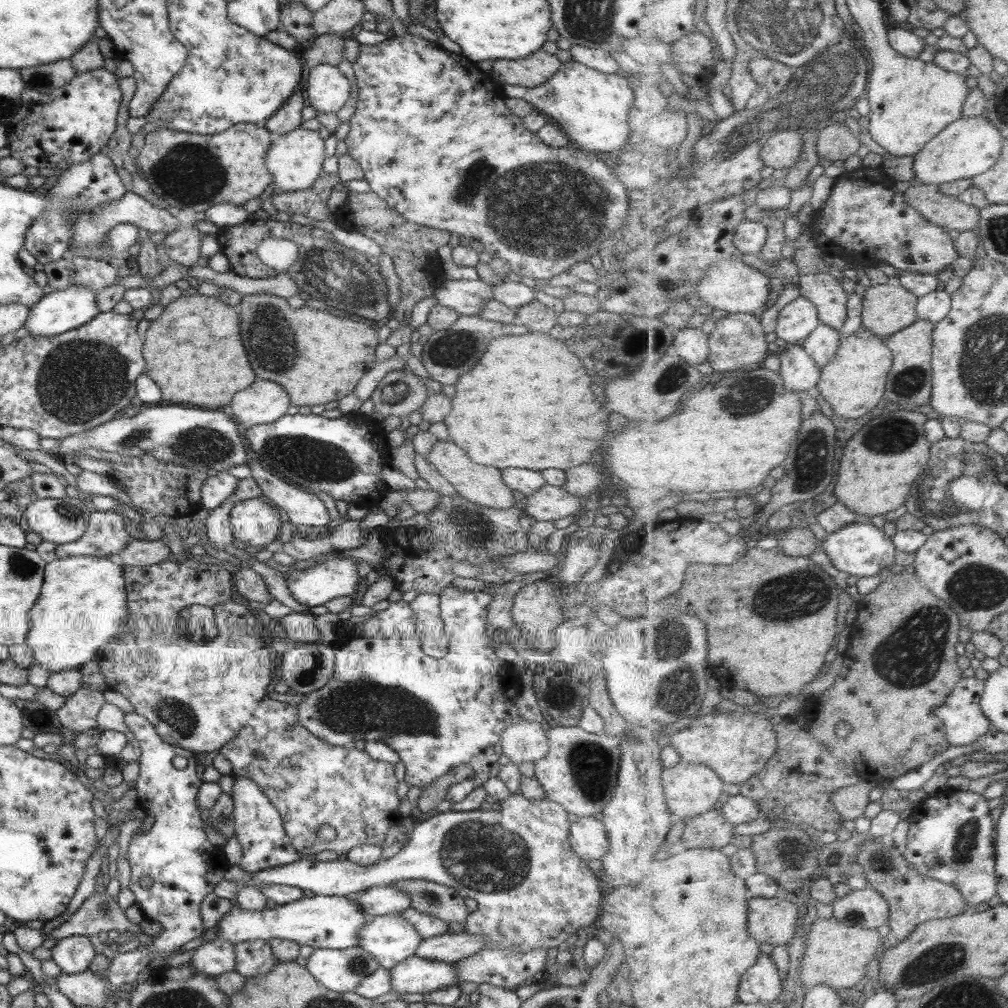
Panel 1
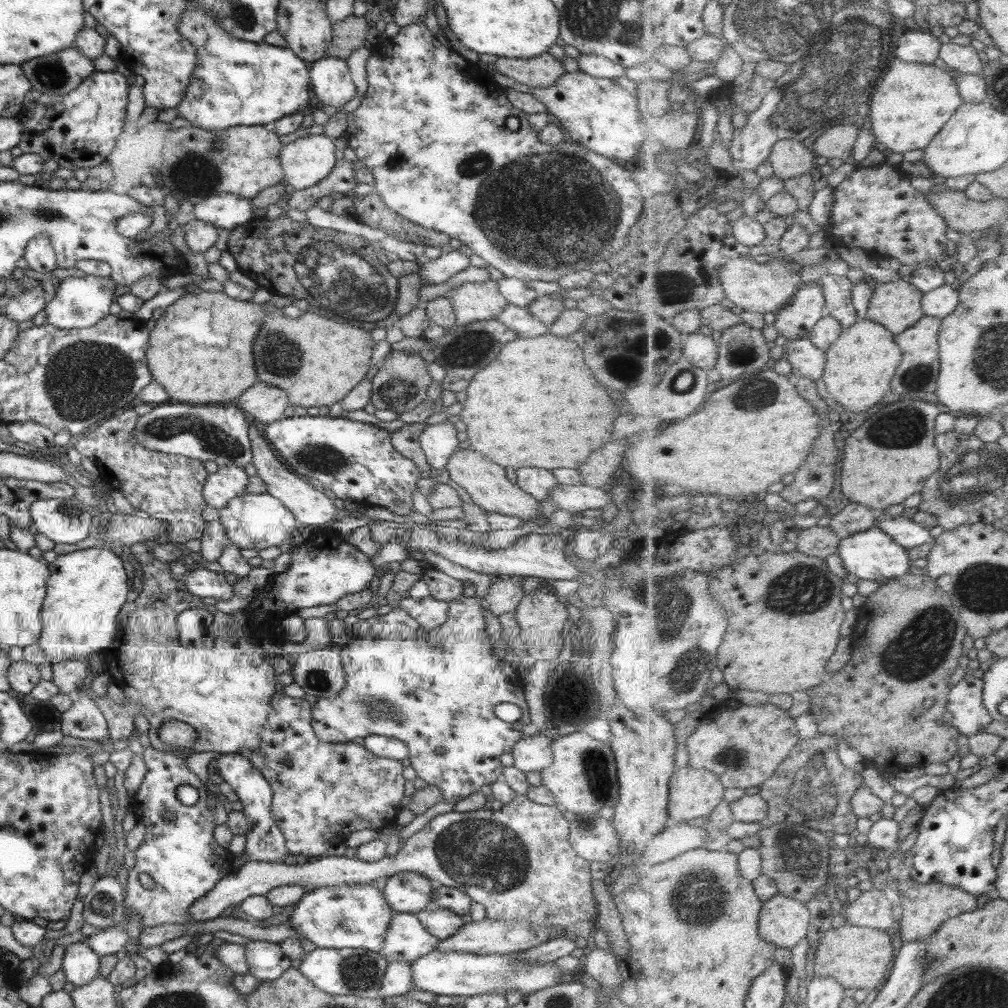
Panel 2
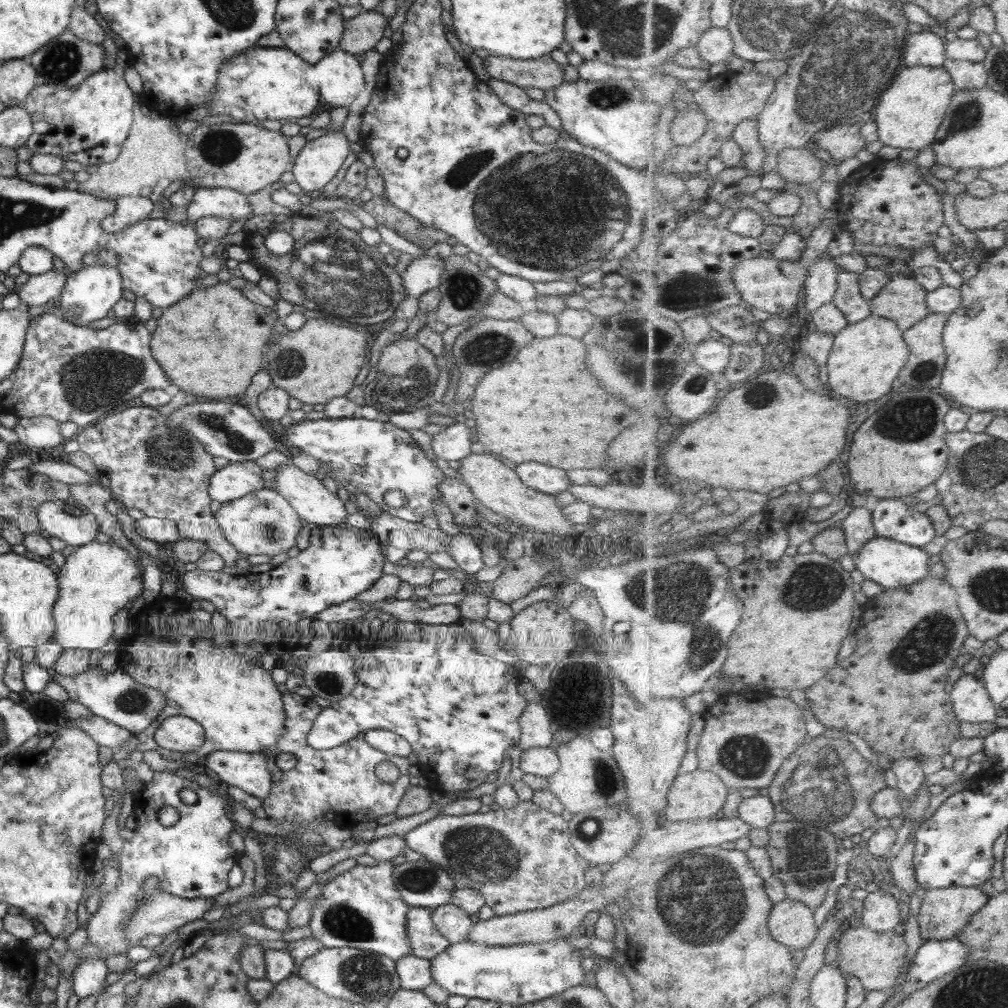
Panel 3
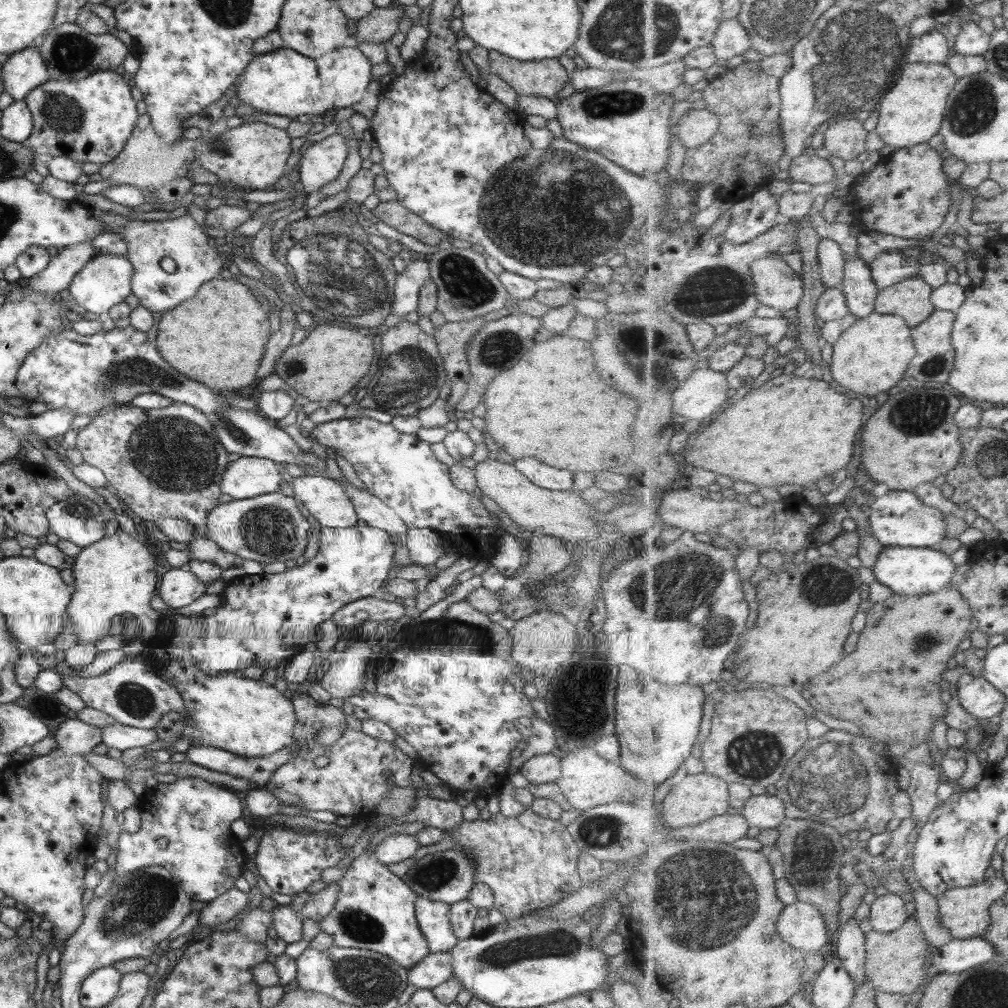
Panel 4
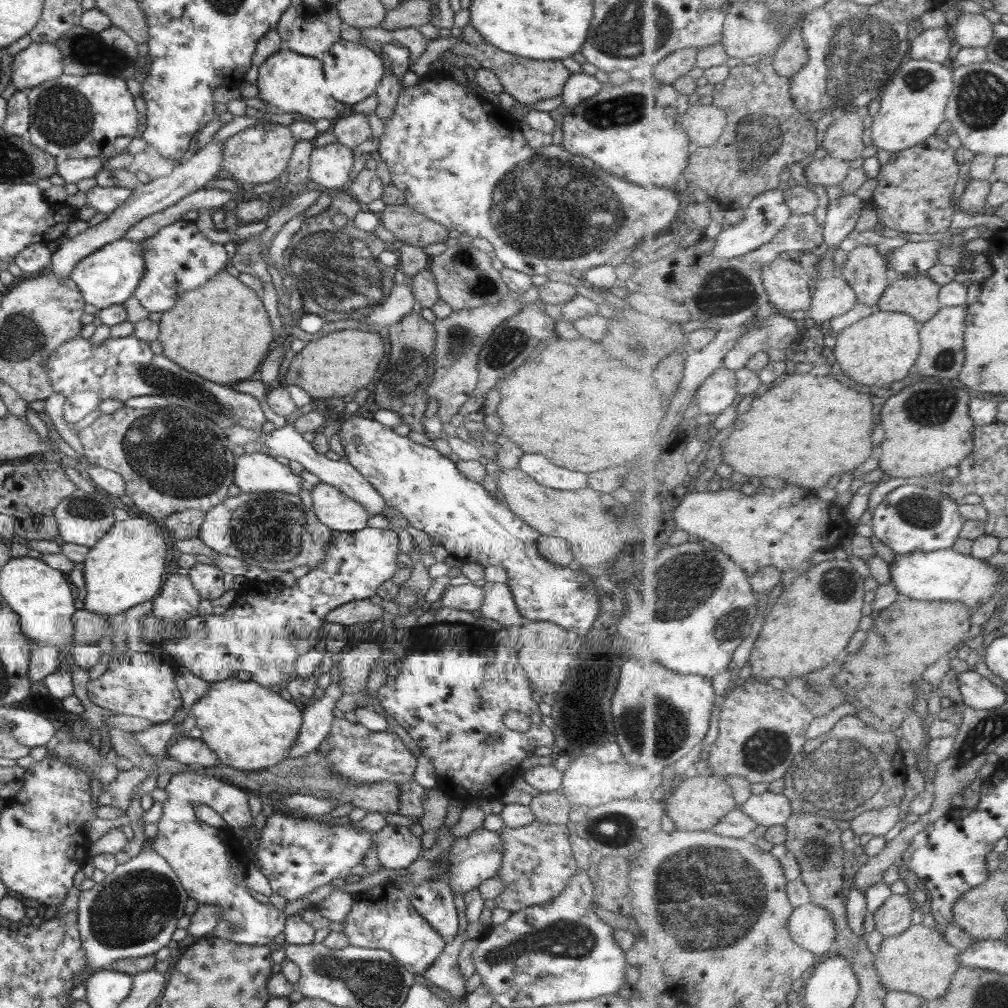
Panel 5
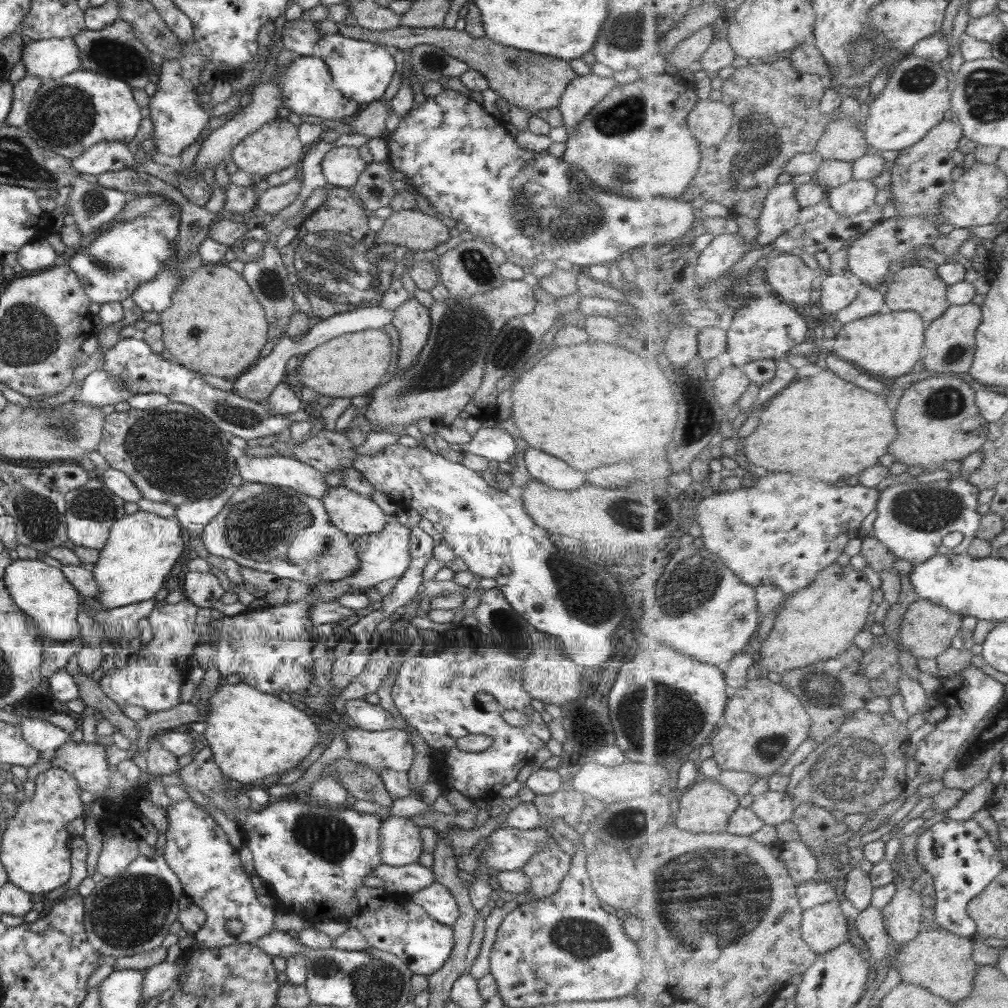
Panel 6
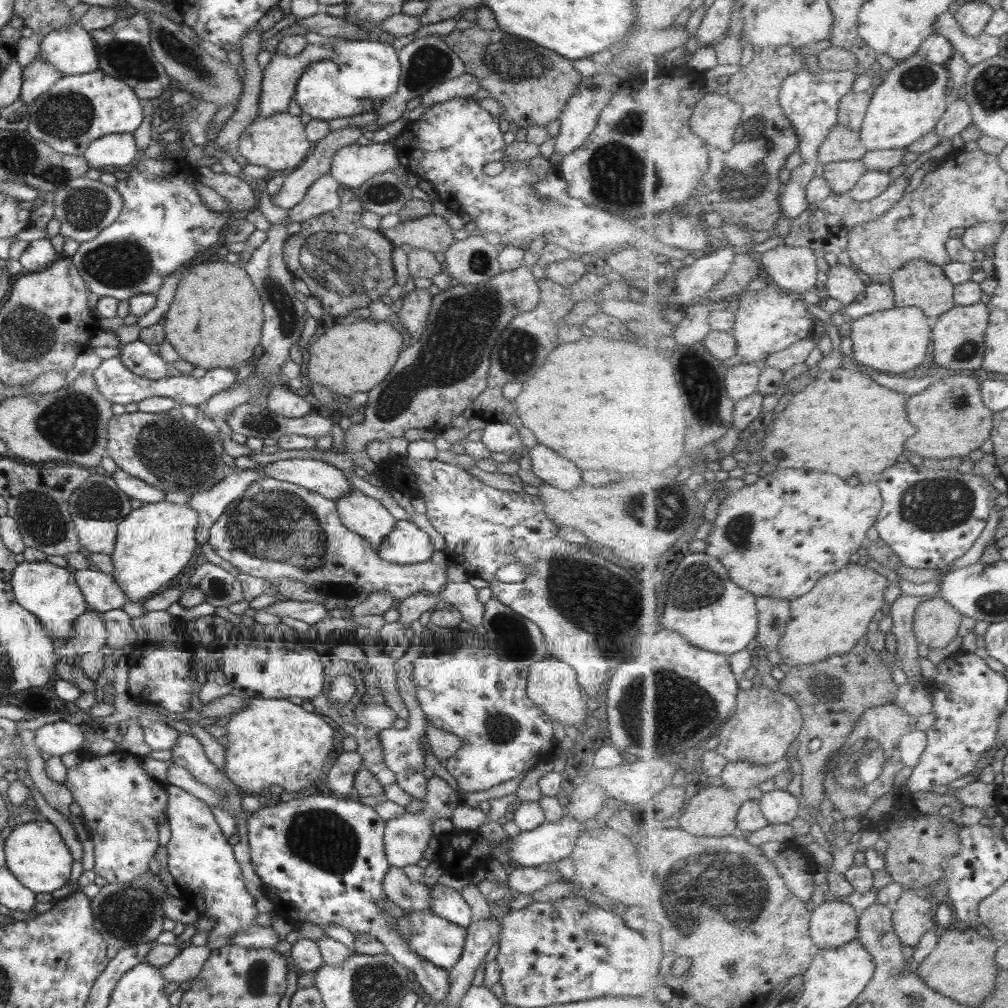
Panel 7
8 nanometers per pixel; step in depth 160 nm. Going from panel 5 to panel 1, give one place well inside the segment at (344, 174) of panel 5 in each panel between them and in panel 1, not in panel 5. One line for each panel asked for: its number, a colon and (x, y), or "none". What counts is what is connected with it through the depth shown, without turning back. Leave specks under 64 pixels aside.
1: (293, 160)
2: (305, 161)
3: (316, 162)
4: (321, 161)

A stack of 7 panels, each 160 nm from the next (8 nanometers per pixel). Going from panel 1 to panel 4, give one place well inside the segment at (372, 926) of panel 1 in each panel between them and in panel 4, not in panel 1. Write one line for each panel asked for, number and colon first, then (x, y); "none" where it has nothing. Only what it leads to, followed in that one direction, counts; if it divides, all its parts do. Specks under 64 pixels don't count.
2: (405, 940)
3: (424, 941)
4: (431, 915)

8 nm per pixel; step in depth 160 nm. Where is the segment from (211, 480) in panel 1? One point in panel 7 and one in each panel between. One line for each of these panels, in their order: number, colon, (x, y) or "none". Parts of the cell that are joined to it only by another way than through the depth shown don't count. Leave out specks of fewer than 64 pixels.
2: (228, 482)
3: (235, 480)
4: (246, 477)
5: (256, 472)
6: (278, 471)
7: (314, 475)

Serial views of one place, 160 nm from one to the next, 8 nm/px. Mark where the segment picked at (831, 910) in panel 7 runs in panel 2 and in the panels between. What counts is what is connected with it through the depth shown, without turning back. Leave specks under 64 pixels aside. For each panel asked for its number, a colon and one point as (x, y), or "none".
2: (785, 921)
3: (791, 923)
4: (802, 925)
5: (813, 927)
6: (825, 927)

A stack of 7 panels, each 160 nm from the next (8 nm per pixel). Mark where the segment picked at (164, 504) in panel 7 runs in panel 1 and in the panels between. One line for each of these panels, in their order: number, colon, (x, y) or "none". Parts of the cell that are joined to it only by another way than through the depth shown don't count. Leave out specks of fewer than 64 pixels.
1: (82, 602)
2: (85, 589)
3: (96, 580)
4: (114, 576)
5: (124, 568)
6: (140, 549)

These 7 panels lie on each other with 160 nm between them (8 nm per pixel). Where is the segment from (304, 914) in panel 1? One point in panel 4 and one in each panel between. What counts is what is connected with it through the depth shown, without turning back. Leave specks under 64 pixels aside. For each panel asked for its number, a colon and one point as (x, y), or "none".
2: (350, 916)
3: (361, 909)
4: (374, 910)

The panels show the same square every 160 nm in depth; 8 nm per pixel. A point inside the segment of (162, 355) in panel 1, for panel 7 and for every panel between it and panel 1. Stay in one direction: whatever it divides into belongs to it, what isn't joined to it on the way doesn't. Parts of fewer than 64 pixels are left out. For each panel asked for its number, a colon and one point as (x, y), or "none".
2: (202, 354)
3: (209, 344)
4: (217, 337)
5: (220, 330)
6: (213, 324)
7: (214, 321)

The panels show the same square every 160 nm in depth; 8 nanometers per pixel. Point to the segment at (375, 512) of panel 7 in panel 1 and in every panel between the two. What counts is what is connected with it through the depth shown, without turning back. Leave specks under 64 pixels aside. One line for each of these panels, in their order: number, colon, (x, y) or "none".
1: (302, 507)
2: (308, 506)
3: (305, 494)
4: (324, 499)
5: (333, 509)
6: (351, 513)

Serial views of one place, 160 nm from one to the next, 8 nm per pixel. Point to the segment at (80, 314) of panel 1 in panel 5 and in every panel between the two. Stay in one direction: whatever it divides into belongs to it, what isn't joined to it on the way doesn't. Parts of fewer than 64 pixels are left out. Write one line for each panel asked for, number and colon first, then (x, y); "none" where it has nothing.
2: (77, 303)
3: (97, 288)
4: (104, 280)
5: (107, 277)

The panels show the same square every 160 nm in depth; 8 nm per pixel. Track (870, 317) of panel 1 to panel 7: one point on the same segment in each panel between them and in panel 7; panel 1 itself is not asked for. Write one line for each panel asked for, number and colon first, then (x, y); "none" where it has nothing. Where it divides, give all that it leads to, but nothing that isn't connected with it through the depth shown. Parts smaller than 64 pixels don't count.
2: (897, 305)
3: (903, 300)
4: (911, 298)
5: (917, 294)
6: (915, 288)
7: (921, 283)

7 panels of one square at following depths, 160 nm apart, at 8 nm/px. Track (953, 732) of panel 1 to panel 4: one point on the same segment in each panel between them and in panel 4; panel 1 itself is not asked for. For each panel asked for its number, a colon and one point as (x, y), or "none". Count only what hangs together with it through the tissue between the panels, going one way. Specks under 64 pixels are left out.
2: (970, 715)
3: (972, 701)
4: (976, 694)

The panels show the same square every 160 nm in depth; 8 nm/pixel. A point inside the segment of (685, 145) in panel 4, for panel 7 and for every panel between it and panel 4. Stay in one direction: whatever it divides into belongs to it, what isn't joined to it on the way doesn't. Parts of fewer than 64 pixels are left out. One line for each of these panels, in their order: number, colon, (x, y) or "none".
5: (704, 123)
6: (710, 121)
7: (716, 118)

